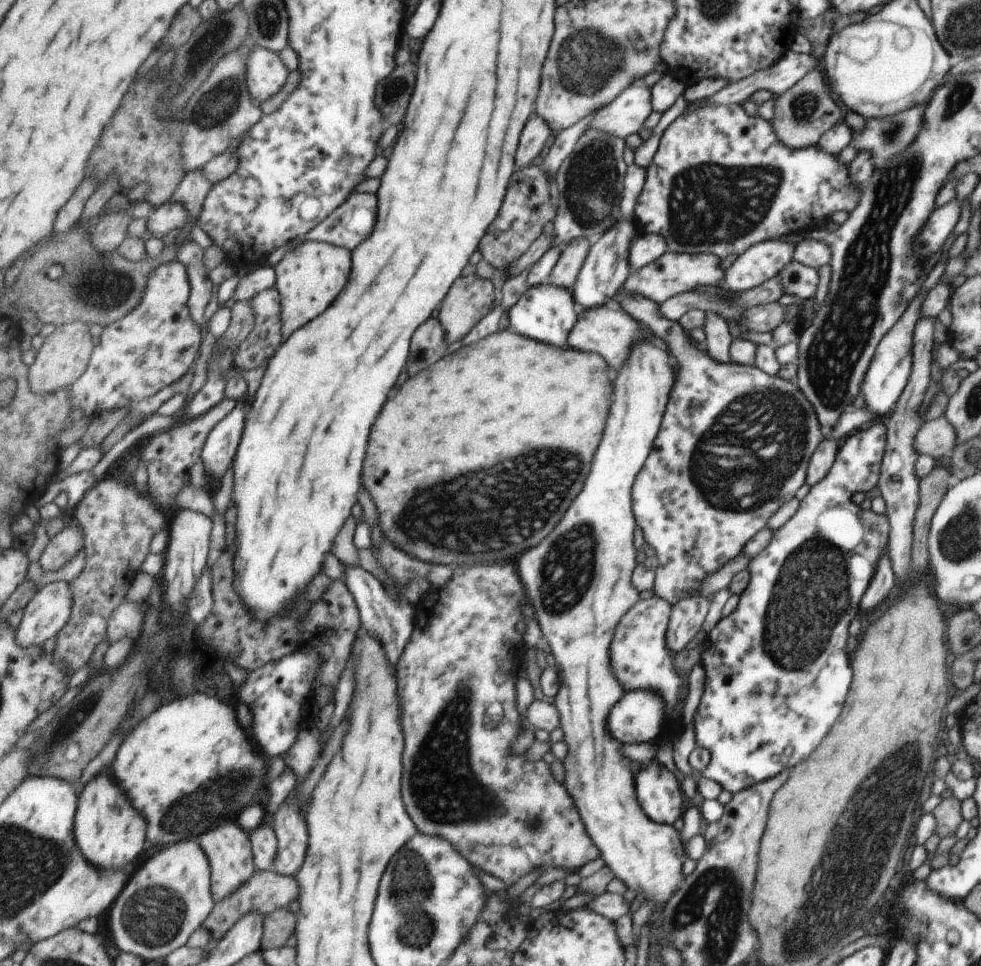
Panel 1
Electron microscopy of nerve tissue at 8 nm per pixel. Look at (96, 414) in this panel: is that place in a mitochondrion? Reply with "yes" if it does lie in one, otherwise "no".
no

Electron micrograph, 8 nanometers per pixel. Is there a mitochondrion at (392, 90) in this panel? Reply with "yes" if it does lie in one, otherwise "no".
yes

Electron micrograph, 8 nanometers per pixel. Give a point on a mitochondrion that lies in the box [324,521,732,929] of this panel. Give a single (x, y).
(442, 788)

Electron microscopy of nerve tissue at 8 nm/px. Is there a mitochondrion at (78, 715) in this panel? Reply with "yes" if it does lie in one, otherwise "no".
yes

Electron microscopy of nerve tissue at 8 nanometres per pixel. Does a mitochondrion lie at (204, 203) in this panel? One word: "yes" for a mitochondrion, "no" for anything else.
no

